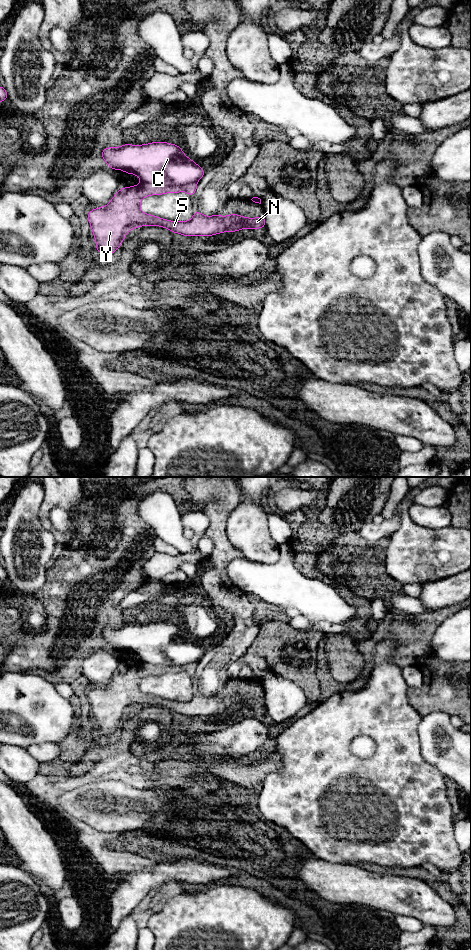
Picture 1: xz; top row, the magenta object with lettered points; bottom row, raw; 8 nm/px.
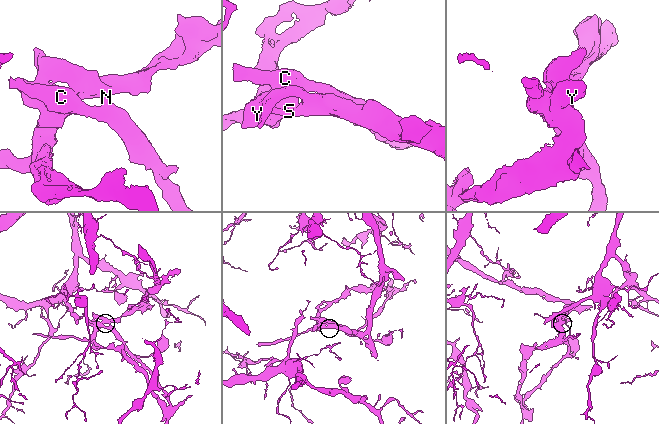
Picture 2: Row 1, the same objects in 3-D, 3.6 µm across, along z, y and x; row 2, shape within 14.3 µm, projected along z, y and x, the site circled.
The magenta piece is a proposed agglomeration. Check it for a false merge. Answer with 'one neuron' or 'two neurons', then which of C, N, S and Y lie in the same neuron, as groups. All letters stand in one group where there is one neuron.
two neurons; C / N S Y

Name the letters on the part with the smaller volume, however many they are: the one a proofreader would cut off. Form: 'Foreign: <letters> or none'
Foreign: N, S, Y

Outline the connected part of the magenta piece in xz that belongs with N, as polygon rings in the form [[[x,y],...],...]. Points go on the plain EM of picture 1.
[[[141,662],[139,665],[121,668],[108,685],[93,689],[87,695],[96,720],[95,729],[103,735],[111,735],[122,725],[128,712],[148,705],[161,706],[184,716],[211,716],[243,708],[265,708],[264,695],[260,698],[248,698],[234,693],[228,696],[205,696],[195,691],[189,701],[169,701],[140,690],[141,680],[147,676],[182,671],[193,676],[196,669],[197,662],[176,666]]]

